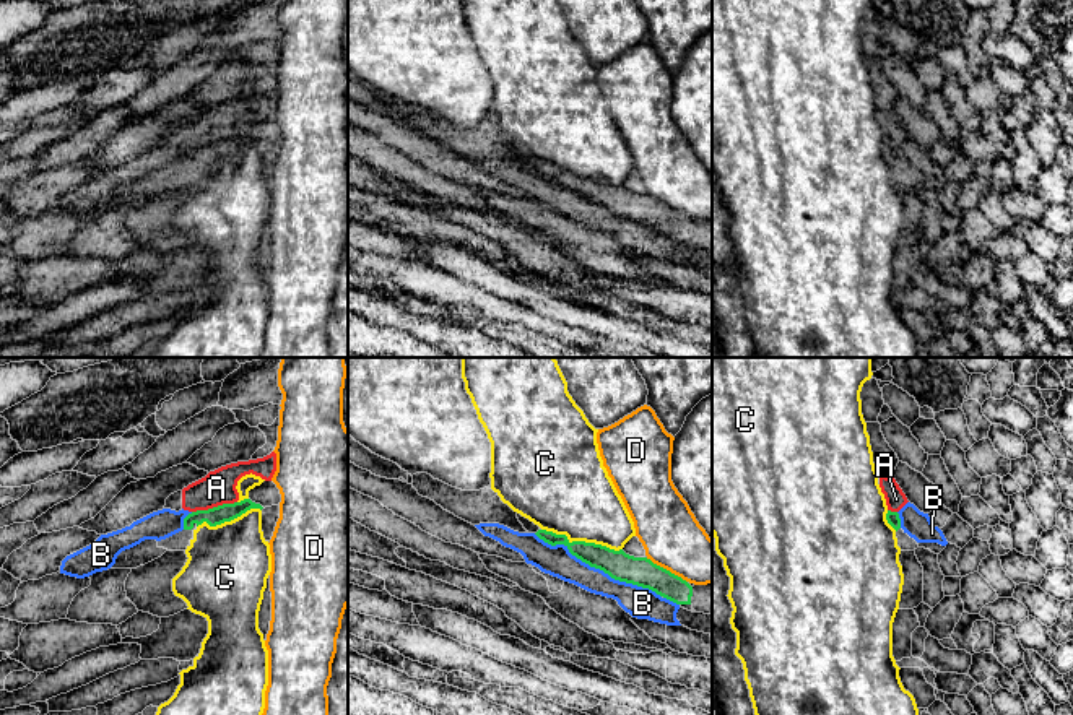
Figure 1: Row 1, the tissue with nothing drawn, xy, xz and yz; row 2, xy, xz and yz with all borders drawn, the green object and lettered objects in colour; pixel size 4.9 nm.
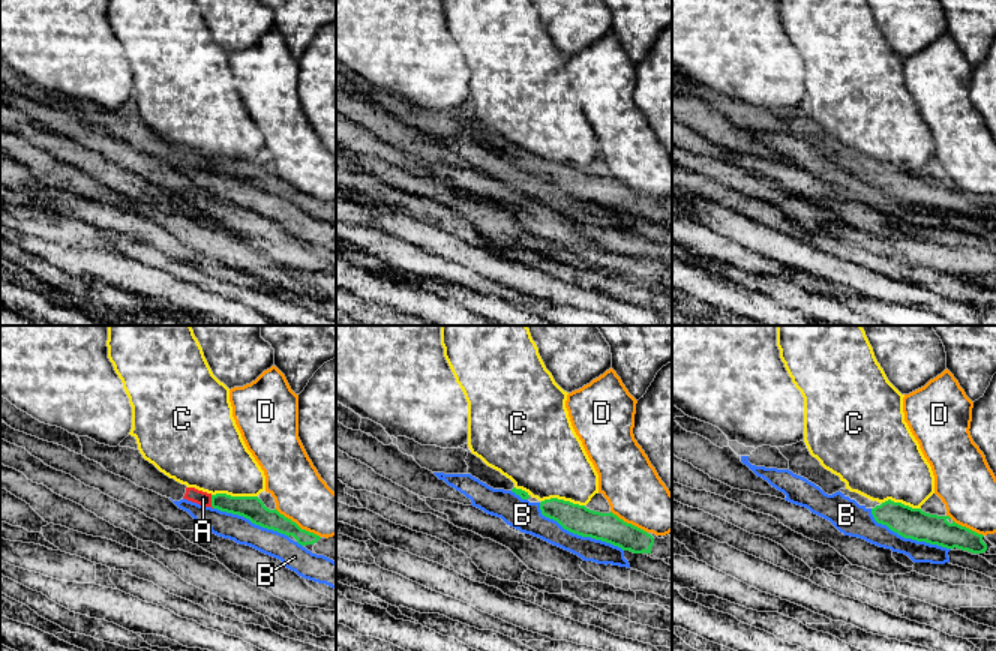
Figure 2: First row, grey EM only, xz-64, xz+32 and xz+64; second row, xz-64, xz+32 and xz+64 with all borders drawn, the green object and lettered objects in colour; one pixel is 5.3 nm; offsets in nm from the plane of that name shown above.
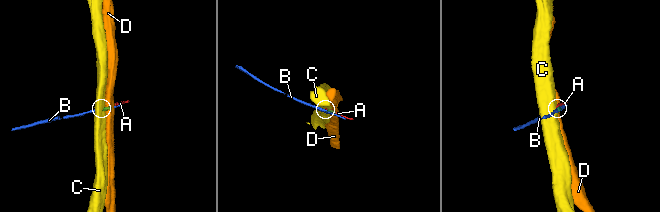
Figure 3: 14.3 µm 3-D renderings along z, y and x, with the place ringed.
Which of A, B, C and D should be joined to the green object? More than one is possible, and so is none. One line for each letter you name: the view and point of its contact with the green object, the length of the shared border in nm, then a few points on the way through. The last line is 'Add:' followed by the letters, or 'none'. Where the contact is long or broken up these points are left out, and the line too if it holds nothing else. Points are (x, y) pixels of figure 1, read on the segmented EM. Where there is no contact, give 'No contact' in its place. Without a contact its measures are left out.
Add: none

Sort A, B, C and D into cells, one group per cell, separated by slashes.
A / B / C / D

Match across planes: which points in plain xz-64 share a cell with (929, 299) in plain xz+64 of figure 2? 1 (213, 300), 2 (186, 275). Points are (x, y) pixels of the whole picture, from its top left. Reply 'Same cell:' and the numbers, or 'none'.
Same cell: 2

